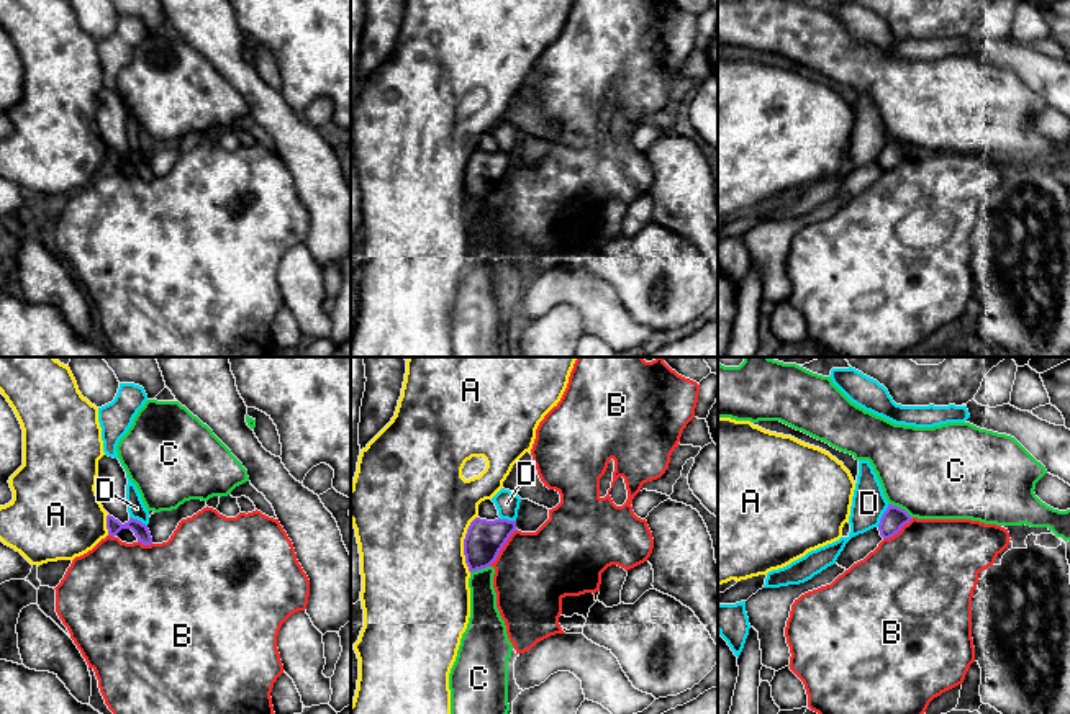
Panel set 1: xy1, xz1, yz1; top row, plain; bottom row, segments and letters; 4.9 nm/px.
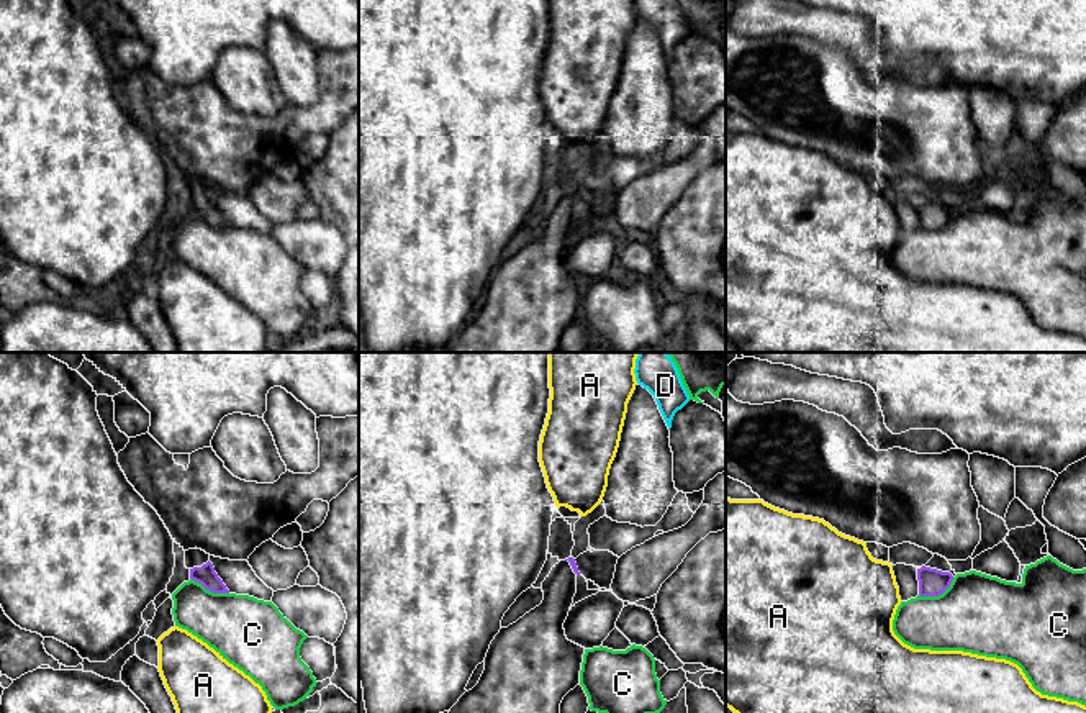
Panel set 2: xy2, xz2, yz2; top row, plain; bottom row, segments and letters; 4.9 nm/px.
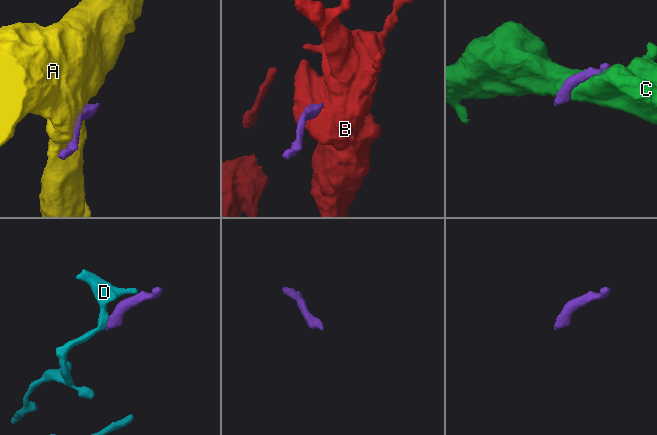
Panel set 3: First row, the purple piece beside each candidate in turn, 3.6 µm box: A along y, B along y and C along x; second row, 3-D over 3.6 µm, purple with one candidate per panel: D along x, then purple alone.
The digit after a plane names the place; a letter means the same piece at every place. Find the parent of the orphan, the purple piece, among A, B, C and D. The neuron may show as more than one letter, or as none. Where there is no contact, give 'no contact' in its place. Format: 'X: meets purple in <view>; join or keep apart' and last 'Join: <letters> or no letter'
A: meets purple in xz1; keep apart
B: meets purple in xz1; keep apart
C: meets purple in yz2; keep apart
D: meets purple in yz1; keep apart
Join: no letter

